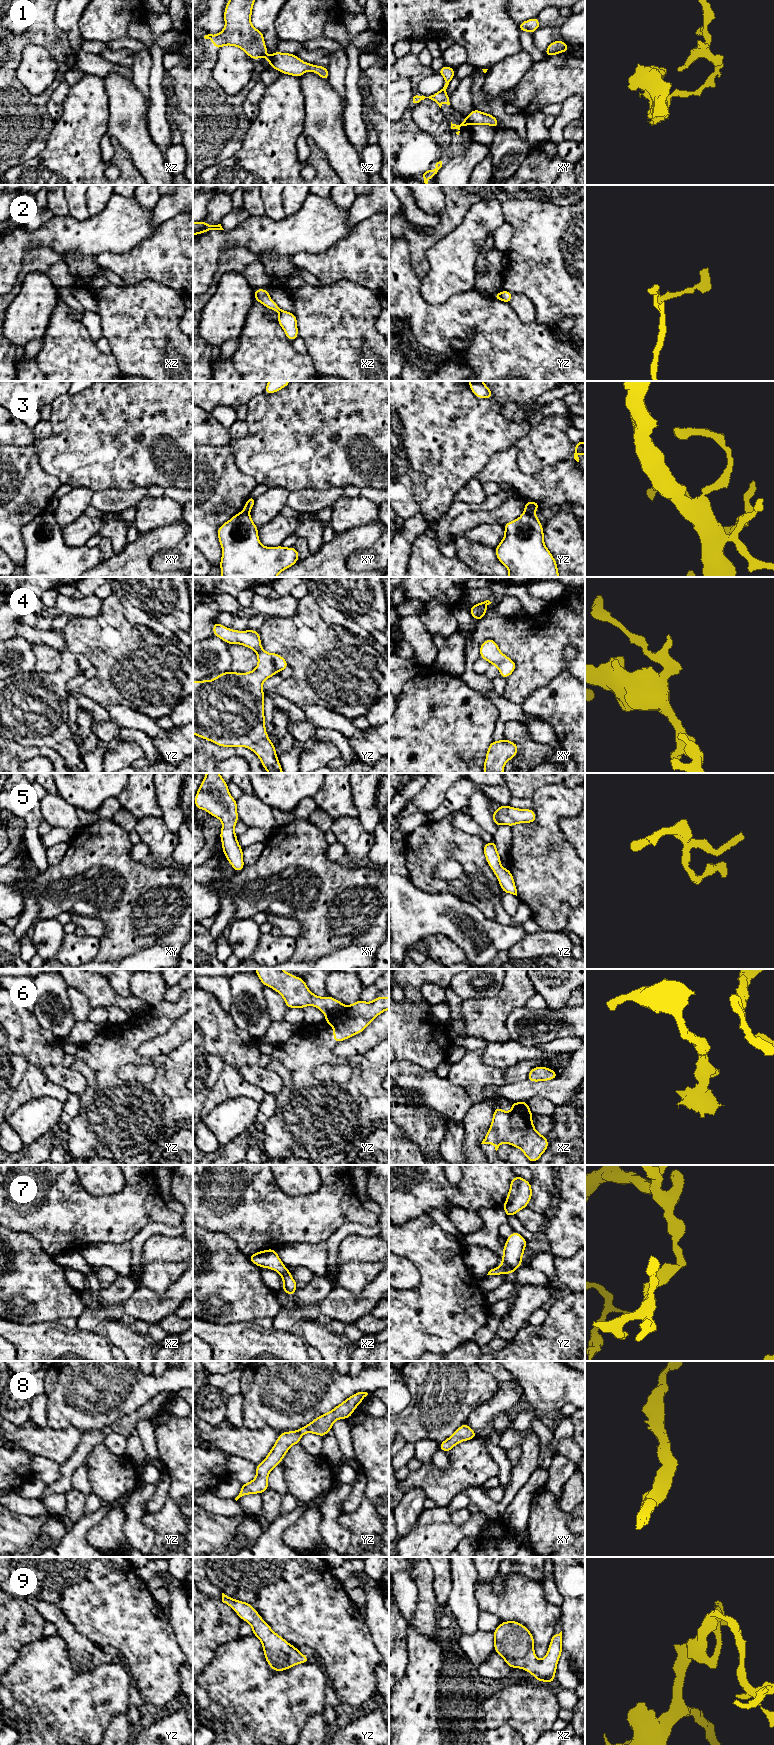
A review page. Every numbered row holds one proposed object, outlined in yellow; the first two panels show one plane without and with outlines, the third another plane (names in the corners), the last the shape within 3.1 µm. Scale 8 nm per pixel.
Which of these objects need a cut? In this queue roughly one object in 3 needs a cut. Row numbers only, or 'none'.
1, 3, 6

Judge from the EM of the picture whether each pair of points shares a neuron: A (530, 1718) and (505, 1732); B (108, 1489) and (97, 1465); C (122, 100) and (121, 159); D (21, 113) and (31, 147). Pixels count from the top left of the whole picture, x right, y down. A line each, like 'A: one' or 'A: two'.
A: two
B: one
C: two
D: one

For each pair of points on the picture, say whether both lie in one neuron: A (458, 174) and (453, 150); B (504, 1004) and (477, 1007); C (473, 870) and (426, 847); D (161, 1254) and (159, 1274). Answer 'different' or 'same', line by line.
A: different
B: same
C: same
D: different

